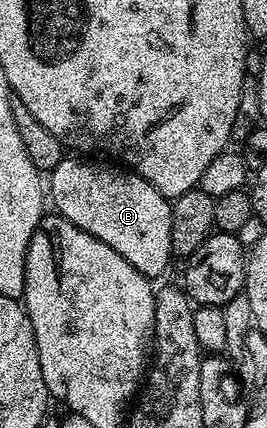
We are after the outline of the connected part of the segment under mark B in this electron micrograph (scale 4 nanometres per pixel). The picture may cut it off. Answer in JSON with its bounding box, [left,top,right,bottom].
[48,157,174,280]

